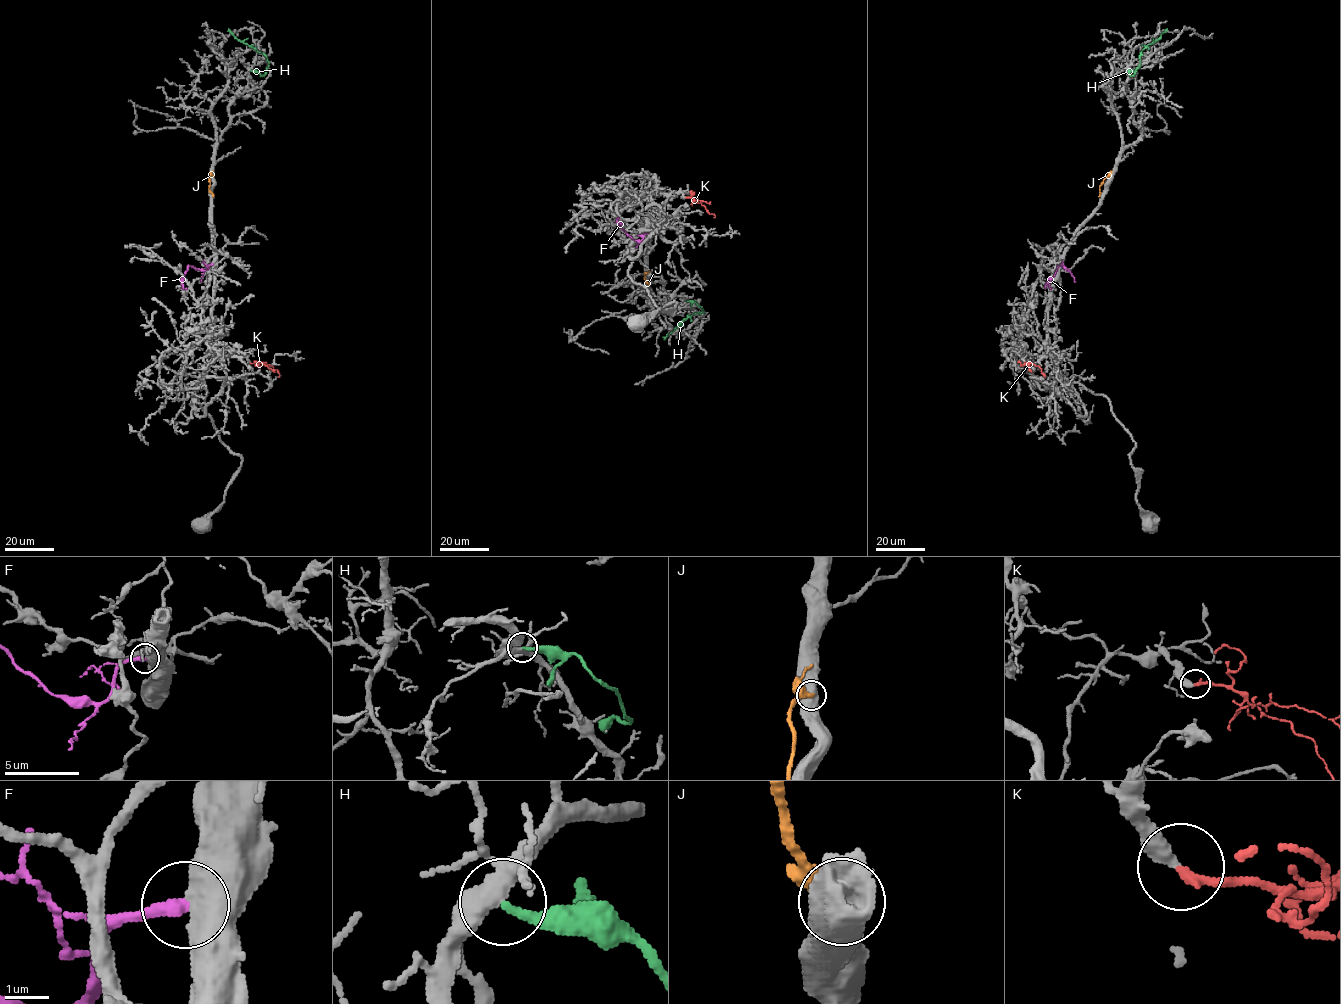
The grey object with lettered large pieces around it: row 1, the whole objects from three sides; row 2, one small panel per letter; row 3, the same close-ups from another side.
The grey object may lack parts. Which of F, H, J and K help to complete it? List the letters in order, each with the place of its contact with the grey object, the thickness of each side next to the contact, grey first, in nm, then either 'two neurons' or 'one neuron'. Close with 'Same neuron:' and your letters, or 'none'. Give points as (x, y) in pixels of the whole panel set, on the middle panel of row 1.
F: (648, 233) | 700/320 nm | two neurons
H: (686, 300) | 360/200 nm | two neurons
J: (648, 283) | 800/320 nm | two neurons
K: (686, 197) | 400/220 nm | one neuron
Same neuron: K

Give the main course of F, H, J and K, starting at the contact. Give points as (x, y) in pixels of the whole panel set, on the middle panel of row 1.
F: (648, 233), (641, 240), (635, 240), (616, 222), (622, 224)
H: (686, 300), (692, 300), (704, 312), (693, 313), (663, 339)
J: (648, 283), (644, 272), (649, 271)
K: (686, 197), (701, 203), (714, 218)

